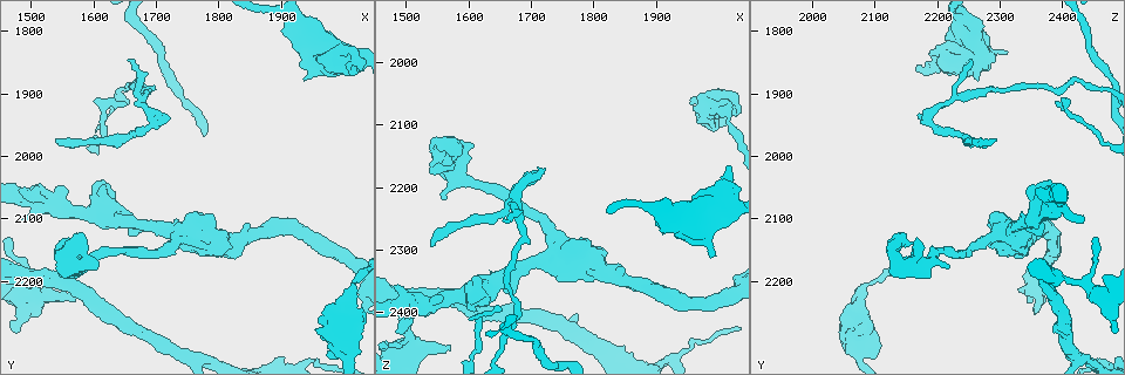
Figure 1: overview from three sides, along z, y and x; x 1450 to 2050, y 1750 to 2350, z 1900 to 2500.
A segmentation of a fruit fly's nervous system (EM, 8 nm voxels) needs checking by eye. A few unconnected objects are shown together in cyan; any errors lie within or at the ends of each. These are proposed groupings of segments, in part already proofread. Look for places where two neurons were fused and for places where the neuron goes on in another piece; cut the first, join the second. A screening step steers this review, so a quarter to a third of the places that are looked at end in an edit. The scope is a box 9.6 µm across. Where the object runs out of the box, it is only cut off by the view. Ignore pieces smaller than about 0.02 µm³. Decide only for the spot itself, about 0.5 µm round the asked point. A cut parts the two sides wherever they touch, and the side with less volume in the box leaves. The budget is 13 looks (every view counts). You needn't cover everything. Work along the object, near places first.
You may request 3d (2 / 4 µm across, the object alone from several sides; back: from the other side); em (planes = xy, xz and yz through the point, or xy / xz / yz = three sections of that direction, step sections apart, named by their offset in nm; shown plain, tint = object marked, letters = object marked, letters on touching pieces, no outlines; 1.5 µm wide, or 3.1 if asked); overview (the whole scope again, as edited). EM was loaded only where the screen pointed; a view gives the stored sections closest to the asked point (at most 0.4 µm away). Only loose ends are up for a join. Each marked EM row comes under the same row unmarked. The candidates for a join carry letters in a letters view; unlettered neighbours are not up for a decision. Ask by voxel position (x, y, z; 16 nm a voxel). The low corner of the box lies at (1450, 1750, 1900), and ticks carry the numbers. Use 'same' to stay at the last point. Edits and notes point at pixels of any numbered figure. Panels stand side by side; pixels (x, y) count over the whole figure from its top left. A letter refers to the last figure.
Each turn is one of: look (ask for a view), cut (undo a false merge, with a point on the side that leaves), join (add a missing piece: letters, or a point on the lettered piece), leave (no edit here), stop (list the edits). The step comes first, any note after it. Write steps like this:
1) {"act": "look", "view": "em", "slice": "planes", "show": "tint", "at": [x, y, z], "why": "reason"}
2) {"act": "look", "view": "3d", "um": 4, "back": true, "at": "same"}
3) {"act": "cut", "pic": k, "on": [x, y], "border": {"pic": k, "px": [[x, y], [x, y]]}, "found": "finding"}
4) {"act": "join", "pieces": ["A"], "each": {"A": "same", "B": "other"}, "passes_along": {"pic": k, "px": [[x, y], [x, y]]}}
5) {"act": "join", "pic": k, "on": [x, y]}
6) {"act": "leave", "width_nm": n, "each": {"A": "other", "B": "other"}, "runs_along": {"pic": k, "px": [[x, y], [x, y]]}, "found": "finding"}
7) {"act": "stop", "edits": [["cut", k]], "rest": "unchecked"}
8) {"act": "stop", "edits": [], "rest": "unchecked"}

{"act": "look", "view": "3d", "um": 2, "at": [1655, 1845, 2250], "why": "an open end"}

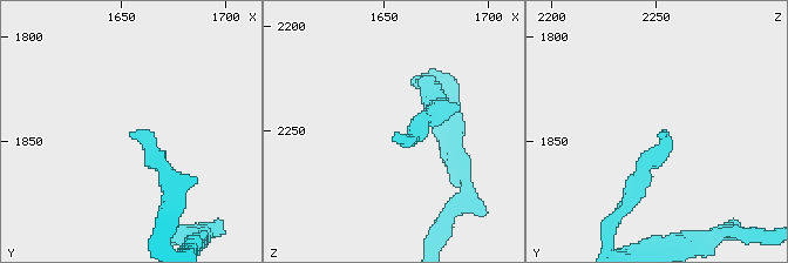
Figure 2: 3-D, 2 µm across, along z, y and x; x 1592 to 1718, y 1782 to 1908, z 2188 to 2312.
{"act": "look", "view": "em", "slice": "xy", "step": 4, "show": "letters", "at": [1656, 1845, 2253]}

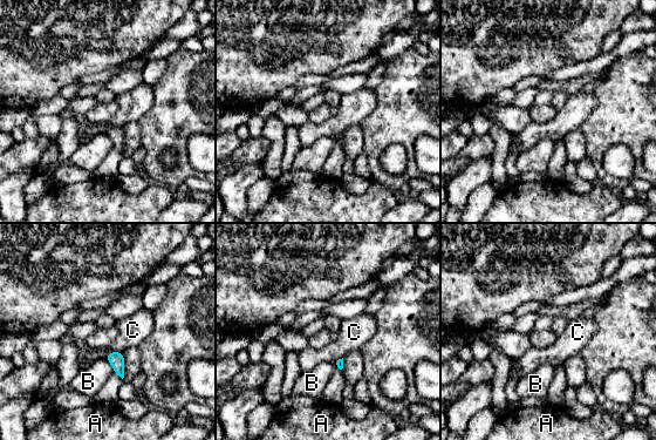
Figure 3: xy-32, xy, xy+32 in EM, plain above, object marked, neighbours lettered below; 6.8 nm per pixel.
{"act": "leave", "each": {"A": "other", "B": "other", "C": "other"}, "border": {"pic": 3, "px": [[123, 351], [109, 351], [104, 358]]}, "found": "no lettered piece goes on from it"}

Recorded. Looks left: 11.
{"act": "look", "view": "em", "slice": "planes", "show": "letters", "at": [1720, 1940, 2170], "why": "free end"}

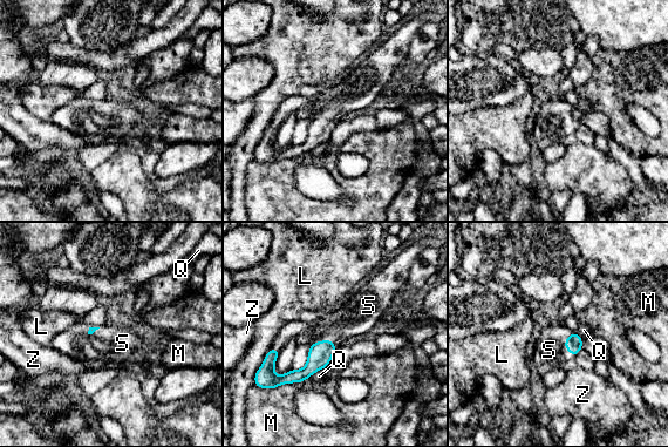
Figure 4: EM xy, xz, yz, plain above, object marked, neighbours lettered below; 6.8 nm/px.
{"act": "join", "pieces": ["S"], "each": {"L": "other", "M": "other", "Q": "other", "S": "same", "Z": "other"}, "found": "the neuron continues"}

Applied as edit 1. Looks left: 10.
{"act": "look", "view": "3d", "um": 4, "at": [1500, 2195, 2395], "why": "three-way junction"}

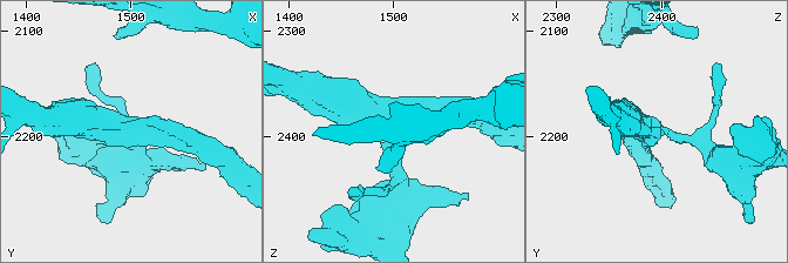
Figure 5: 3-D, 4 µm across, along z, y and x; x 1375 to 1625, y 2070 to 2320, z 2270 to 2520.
{"act": "look", "view": "em", "slice": "planes", "show": "letters", "at": [1496, 2196, 2390], "arms": 3, "arm_widths_nm": [220, 240, 420]}

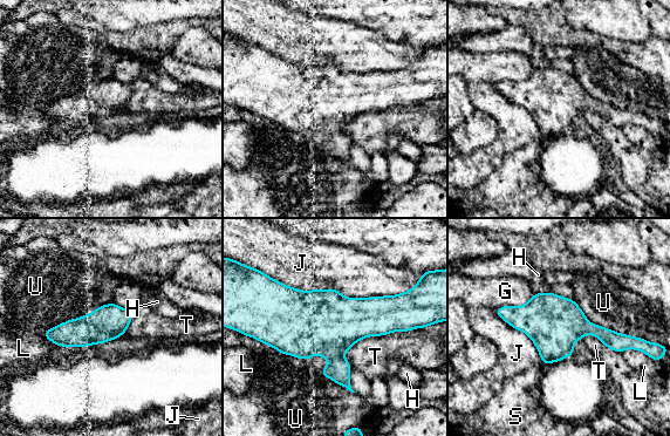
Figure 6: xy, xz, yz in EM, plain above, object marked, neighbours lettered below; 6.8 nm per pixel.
{"act": "leave", "longest_contact_nm": ["J", 900], "each": {"G": "other", "H": "other", "J": "other", "L": "other", "S": "other", "T": "other", "U": "other"}, "border": {"pic": 6, "px": [[416, 327], [362, 338], [341, 356]]}, "found": "all the same neuron"}

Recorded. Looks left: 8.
{"act": "look", "view": "3d", "um": 4, "at": [1990, 1840, 2315], "why": "free end"}

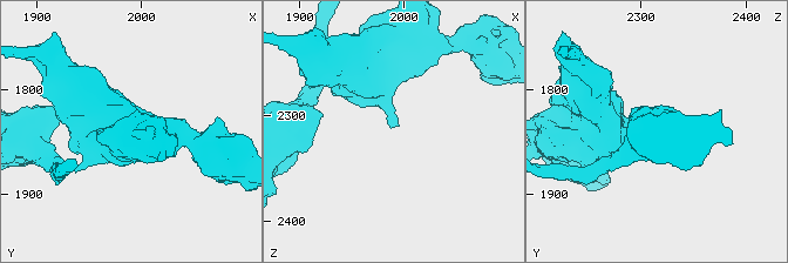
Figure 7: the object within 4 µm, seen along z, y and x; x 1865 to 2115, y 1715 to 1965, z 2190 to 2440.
{"act": "look", "view": "em", "slice": "planes", "show": "letters", "at": "same", "why": "now the EM"}

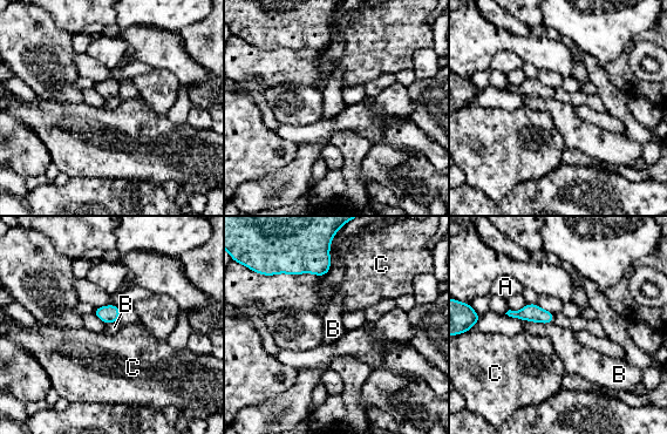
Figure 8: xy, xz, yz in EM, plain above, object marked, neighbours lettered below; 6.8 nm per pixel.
{"act": "leave", "each": {"A": "other", "B": "other", "C": "other"}, "border": {"pic": 8, "px": [[521, 319], [551, 324]]}, "found": "none of them fits"}

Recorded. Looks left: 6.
{"act": "stop", "edits": [["join", 4]], "rest": "unchecked"}

